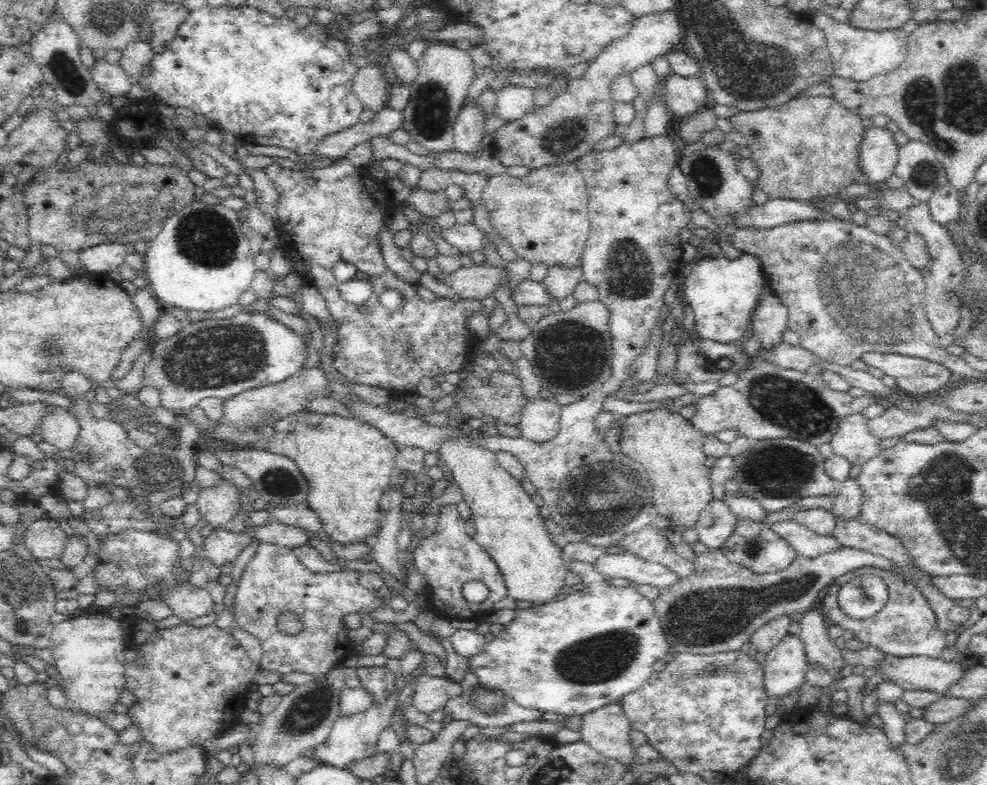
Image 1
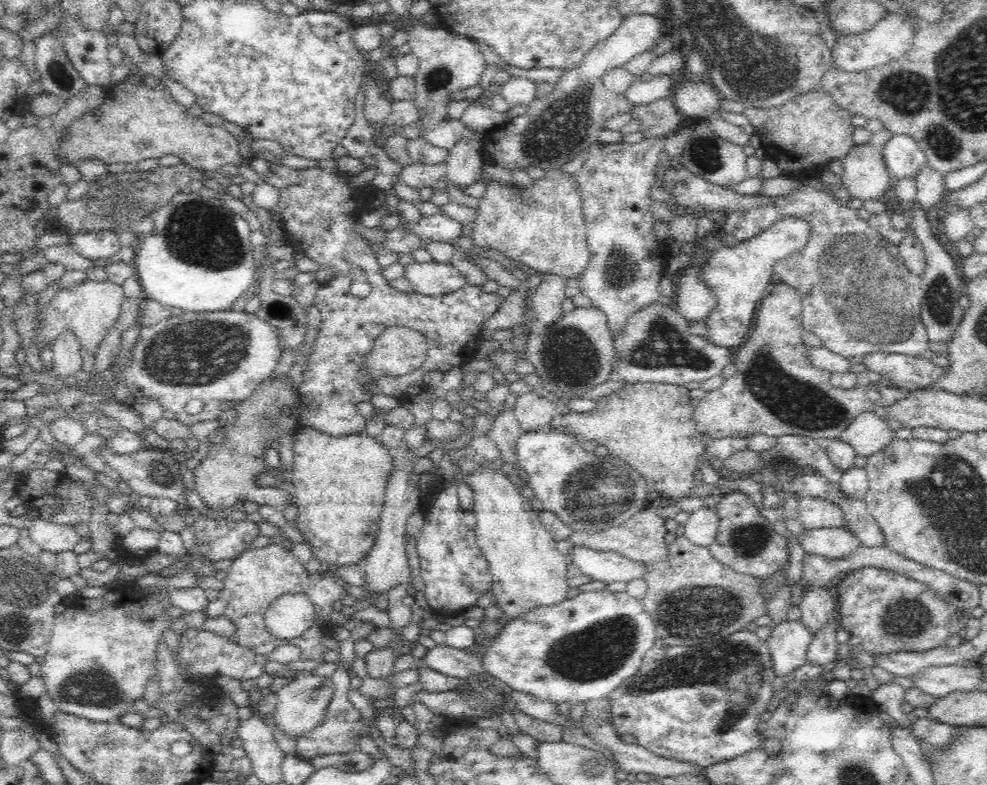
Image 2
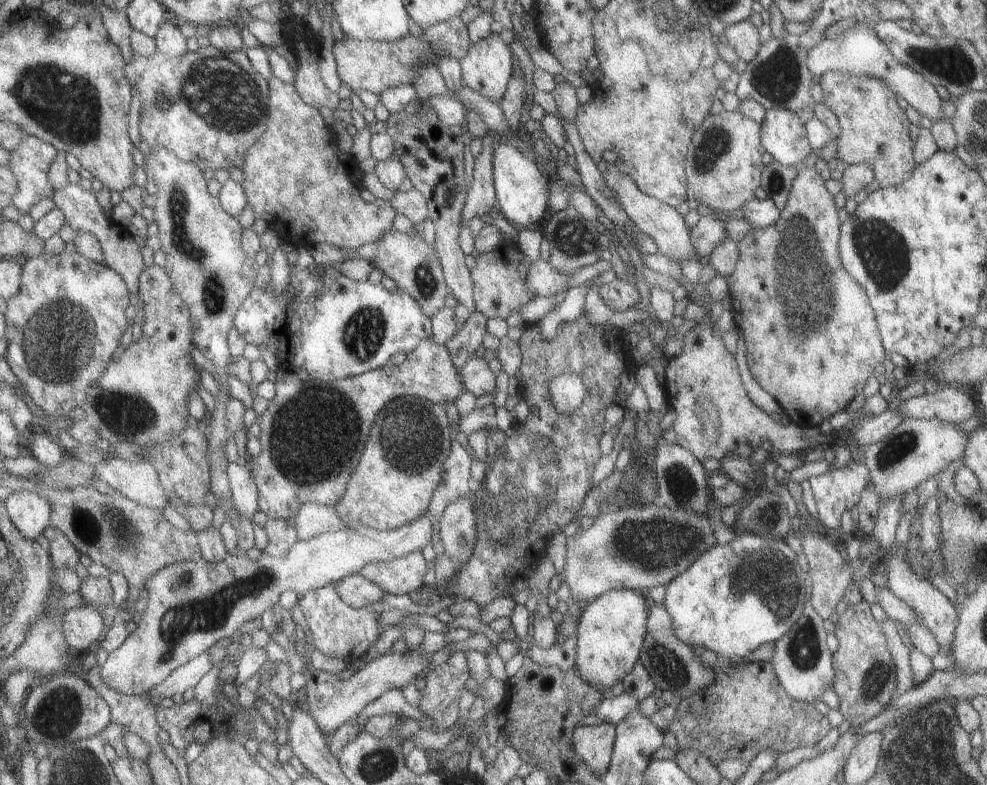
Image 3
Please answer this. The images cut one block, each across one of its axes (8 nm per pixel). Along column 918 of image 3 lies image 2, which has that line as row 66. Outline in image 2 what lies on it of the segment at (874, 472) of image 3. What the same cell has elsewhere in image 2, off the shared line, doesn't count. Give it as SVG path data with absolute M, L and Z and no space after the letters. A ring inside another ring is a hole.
M422 22L407 25L403 30L406 31L411 53L416 55L419 62L417 73L414 76L415 89L412 96L419 114L415 122L419 128L419 136L433 147L451 150L460 140L464 126L462 124L442 124L442 122L449 119L446 112L451 102L450 98L456 92L468 90L479 83L486 64L480 52L480 42L456 35L443 26L429 26Z

